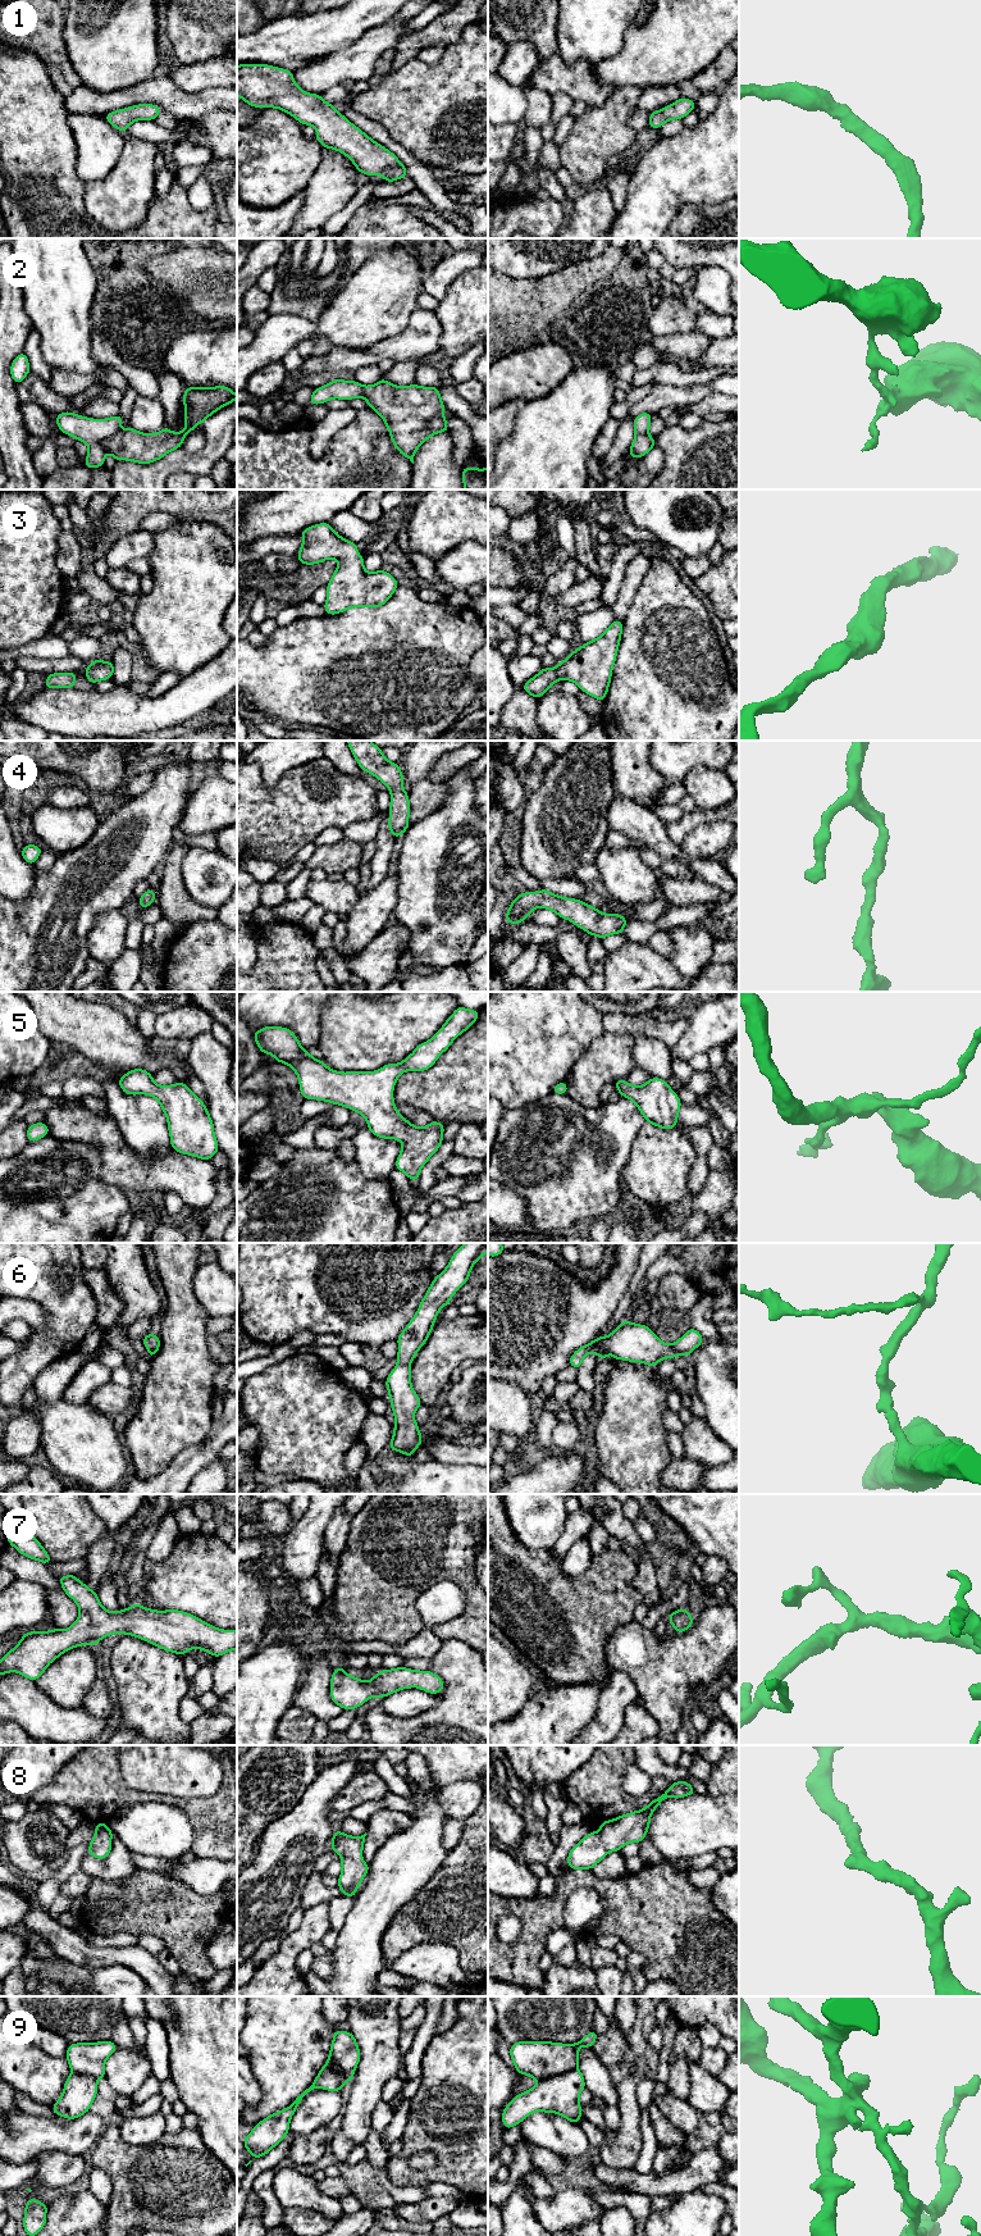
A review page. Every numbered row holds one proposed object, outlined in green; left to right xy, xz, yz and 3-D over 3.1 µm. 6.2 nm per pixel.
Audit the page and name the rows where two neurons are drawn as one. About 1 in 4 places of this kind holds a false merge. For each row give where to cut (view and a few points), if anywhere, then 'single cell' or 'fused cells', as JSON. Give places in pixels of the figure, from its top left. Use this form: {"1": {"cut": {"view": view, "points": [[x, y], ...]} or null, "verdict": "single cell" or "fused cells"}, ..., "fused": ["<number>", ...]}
{"1": {"cut": null, "verdict": "single cell"}, "2": {"cut": {"view": "xy", "points": [[118, 429], [101, 442], [105, 451]]}, "verdict": "fused cells"}, "3": {"cut": null, "verdict": "single cell"}, "4": {"cut": null, "verdict": "single cell"}, "5": {"cut": null, "verdict": "single cell"}, "6": {"cut": null, "verdict": "single cell"}, "7": {"cut": null, "verdict": "single cell"}, "8": {"cut": null, "verdict": "single cell"}, "9": {"cut": {"view": "yz", "points": [[576, 2067], [543, 2079], [539, 2082]]}, "verdict": "fused cells"}, "fused": ["2", "9"]}

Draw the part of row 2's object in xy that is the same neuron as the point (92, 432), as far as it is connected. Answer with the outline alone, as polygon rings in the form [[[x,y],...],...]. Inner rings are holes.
[[[65,411],[59,413],[56,416],[56,425],[63,433],[88,446],[88,454],[85,460],[85,466],[88,469],[104,465],[106,451],[101,442],[115,434],[122,422],[123,418],[119,414],[108,419],[91,419]]]

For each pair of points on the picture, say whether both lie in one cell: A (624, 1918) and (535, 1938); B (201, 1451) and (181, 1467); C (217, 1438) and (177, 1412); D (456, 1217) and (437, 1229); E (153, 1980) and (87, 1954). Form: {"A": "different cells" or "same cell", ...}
{"A": "same cell", "B": "same cell", "C": "different cells", "D": "same cell", "E": "same cell"}

